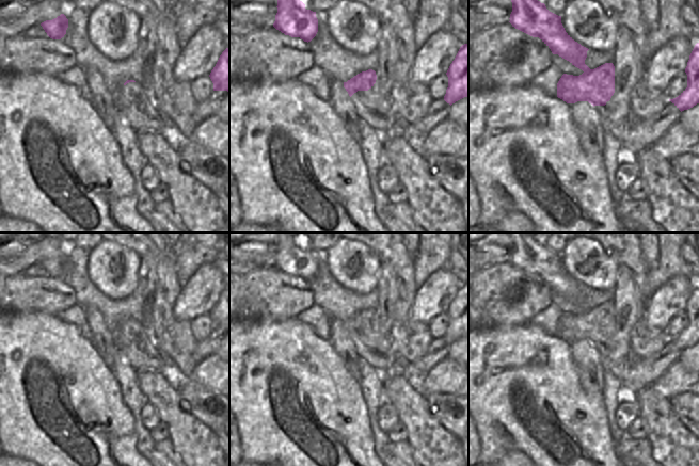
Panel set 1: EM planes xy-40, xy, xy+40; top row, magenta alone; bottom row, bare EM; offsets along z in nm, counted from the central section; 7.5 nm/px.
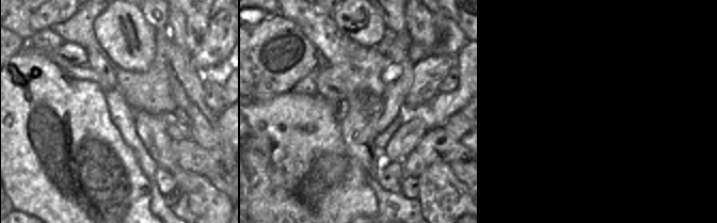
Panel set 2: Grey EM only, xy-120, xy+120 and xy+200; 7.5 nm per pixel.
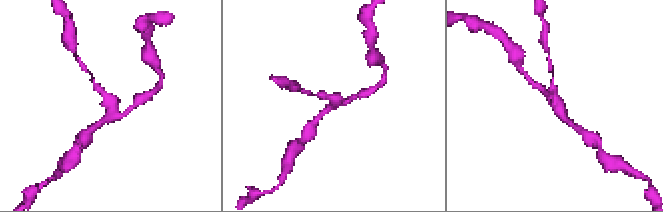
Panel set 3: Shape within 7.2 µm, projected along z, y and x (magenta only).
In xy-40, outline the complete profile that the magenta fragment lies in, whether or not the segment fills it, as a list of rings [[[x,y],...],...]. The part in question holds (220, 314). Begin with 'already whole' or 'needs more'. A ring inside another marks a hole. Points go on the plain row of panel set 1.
already whole; [[[229,287],[222,291],[209,316],[213,330],[229,330]]]

